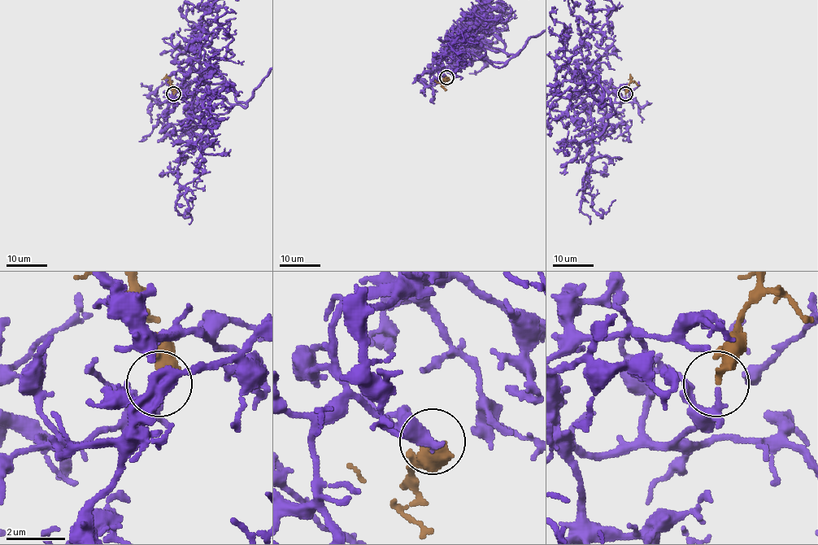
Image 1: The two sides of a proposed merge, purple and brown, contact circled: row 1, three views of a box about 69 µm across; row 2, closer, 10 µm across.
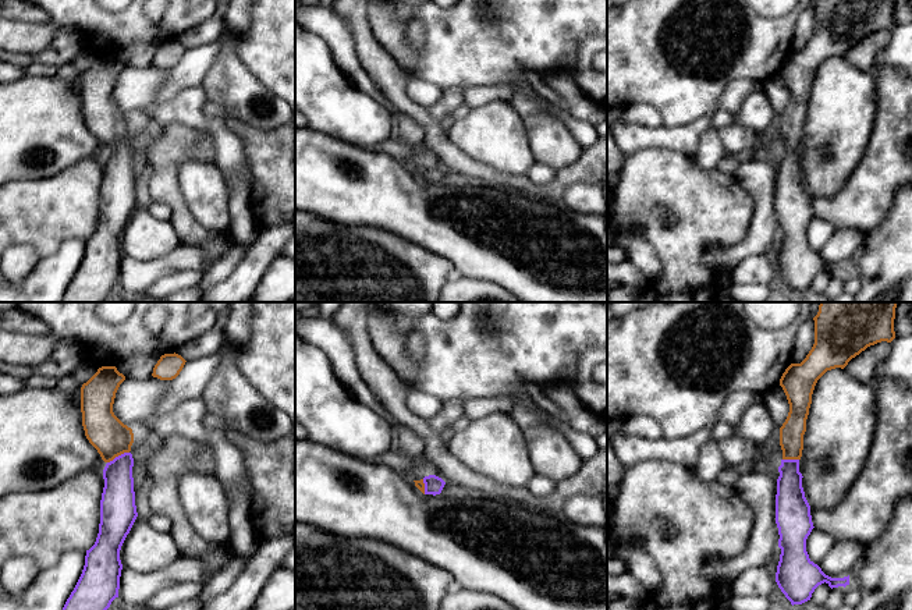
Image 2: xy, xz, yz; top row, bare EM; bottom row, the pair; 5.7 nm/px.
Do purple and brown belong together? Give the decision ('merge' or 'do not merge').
merge

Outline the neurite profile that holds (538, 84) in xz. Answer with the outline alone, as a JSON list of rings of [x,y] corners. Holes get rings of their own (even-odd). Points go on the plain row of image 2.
[[[528,72],[526,78],[540,97],[567,110],[568,102],[564,100],[563,96],[558,95],[554,89],[551,89],[536,72]]]

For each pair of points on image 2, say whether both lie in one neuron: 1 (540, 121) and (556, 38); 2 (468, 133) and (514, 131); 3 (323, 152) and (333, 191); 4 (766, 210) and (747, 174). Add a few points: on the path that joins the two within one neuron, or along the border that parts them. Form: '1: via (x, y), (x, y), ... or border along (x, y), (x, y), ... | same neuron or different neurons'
1: via (522, 99), (521, 68), (533, 56) | same neuron
2: via (479, 133), (503, 131) | same neuron
3: via (323, 162), (323, 173), (332, 181) | same neuron
4: via (763, 202), (763, 191), (755, 183) | same neuron

